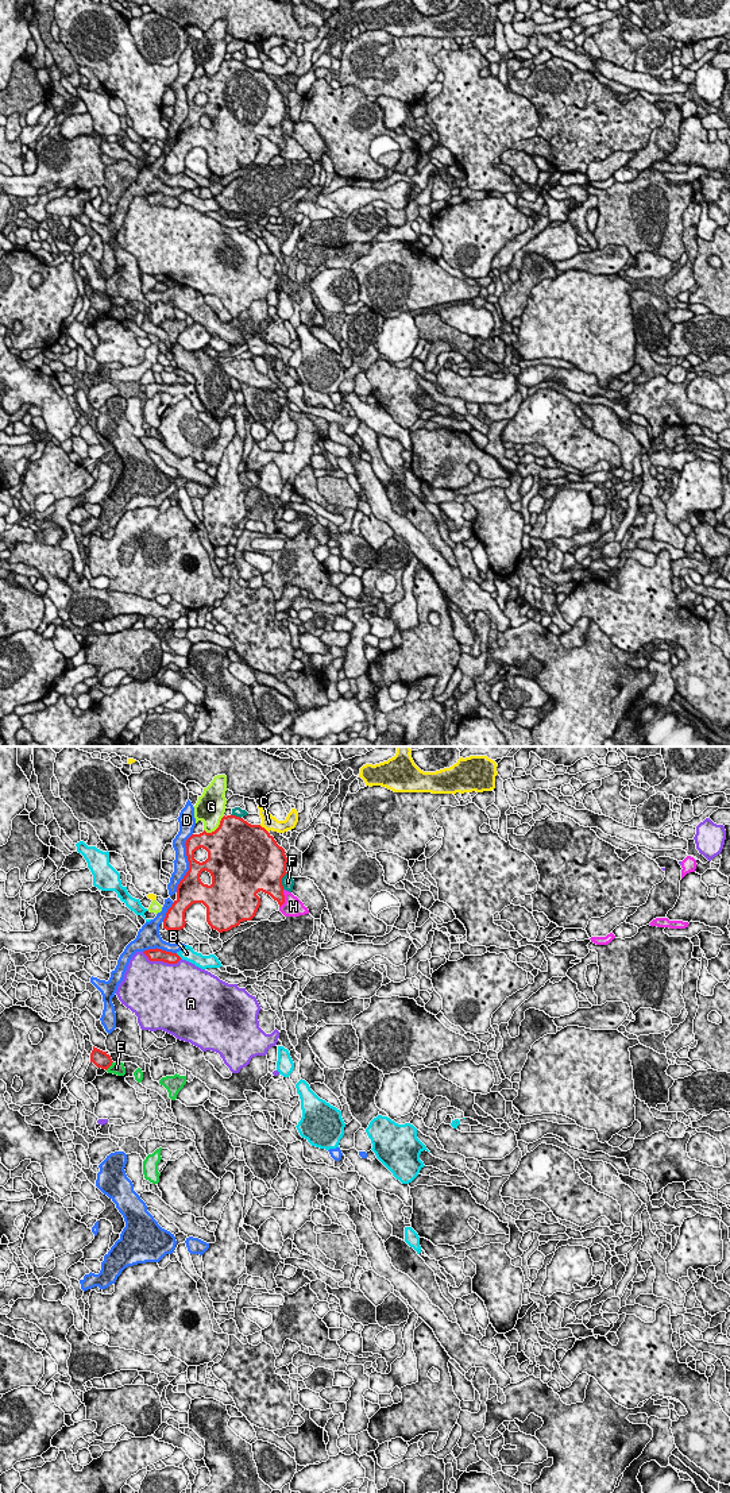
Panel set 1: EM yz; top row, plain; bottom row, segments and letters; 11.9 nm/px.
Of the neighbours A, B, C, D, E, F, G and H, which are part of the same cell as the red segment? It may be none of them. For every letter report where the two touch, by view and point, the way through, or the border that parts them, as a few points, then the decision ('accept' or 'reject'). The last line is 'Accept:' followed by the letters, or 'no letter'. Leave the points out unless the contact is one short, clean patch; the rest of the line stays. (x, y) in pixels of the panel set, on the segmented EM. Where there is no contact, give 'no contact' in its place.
A: meets red in yz at (162, 960); reject
B: meets red in yz at (177, 955); border along yz (176, 953), (181, 957); reject
C: meets red in yz at (263, 828); reject
D: meets red in yz at (189, 863); reject
E: meets red in yz at (109, 1065); border along yz (112, 1061), (105, 1069); reject
F: meets red in yz at (281, 880); reject
G: meets red in yz at (217, 828); reject
H: meets red in yz at (284, 899); reject
Accept: no letter

